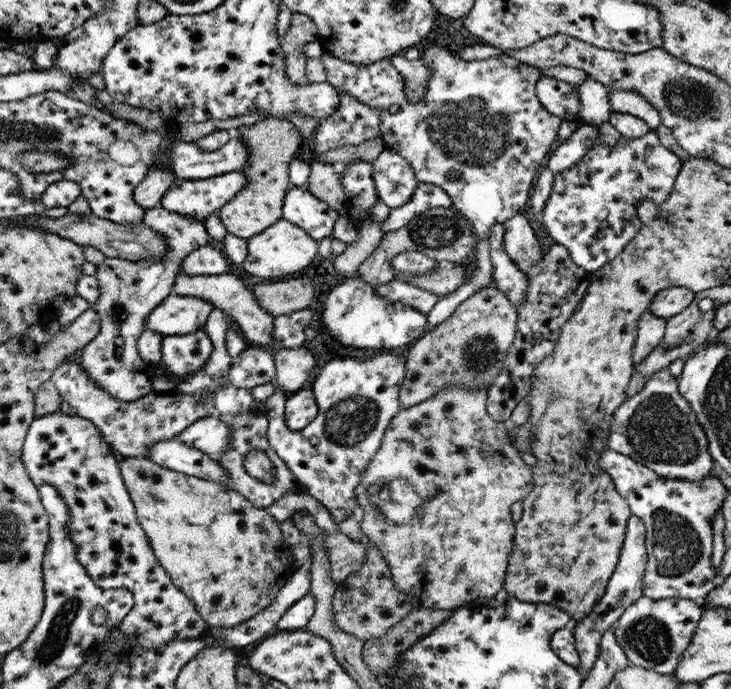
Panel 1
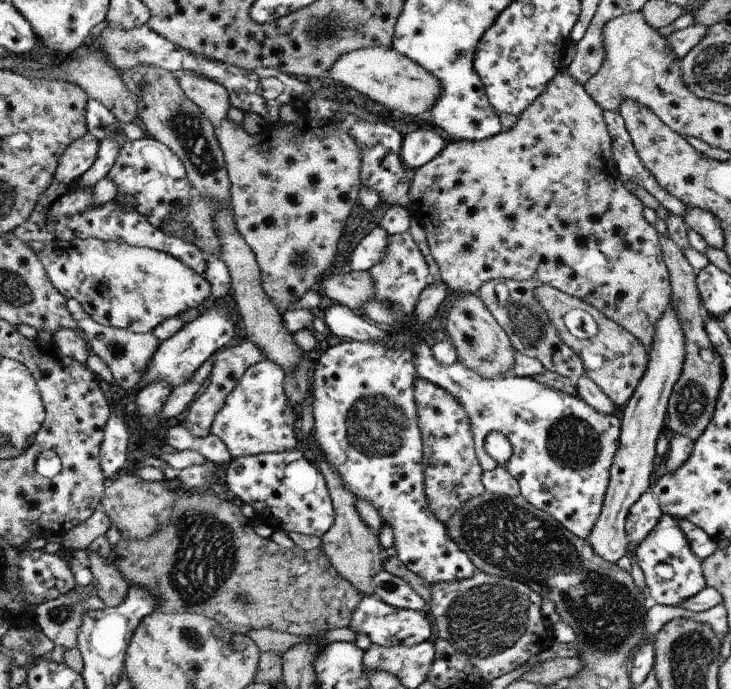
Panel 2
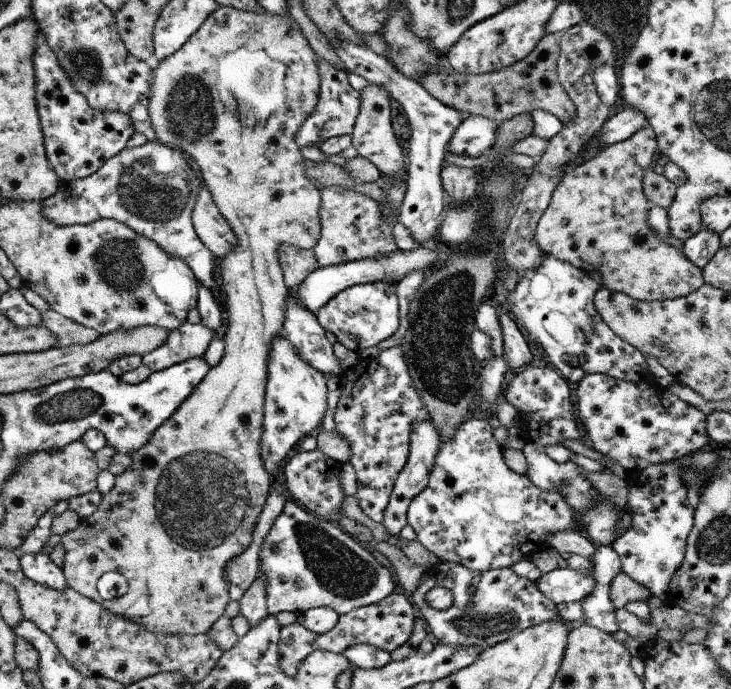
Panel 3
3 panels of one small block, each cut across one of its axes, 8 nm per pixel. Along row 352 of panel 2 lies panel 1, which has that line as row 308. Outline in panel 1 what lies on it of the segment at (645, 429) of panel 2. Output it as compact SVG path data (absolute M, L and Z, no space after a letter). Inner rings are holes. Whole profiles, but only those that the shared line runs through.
M682 286L668 287L658 291L652 299L649 311L658 318L668 319L680 314L695 297L695 292Z

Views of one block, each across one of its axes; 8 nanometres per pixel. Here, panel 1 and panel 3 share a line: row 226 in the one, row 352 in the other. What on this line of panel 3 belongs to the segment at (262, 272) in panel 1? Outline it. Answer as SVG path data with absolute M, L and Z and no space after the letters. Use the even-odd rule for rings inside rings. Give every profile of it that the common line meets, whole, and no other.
M276 335L267 358L268 378L263 406L263 431L260 439L261 457L266 472L272 477L276 468L297 449L298 440L321 429L327 409L327 378L302 359L298 348L282 335Z

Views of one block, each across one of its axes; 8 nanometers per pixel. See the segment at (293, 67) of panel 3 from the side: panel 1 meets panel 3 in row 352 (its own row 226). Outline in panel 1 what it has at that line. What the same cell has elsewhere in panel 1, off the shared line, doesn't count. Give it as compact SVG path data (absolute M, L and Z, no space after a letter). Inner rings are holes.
M268 117L232 130L232 135L241 136L249 150L247 165L240 170L245 174L247 181L217 213L227 233L248 240L260 235L260 232L282 217L281 207L290 187L289 164L300 146L301 136L291 121L277 117Z

